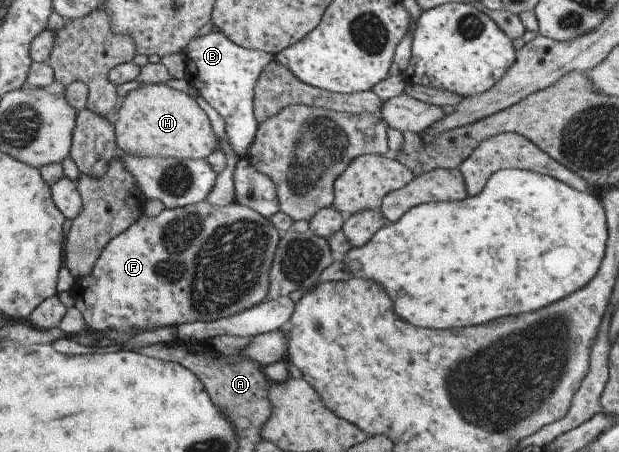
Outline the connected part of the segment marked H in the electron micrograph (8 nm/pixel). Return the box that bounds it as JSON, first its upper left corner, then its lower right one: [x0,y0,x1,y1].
[114,83,221,159]

